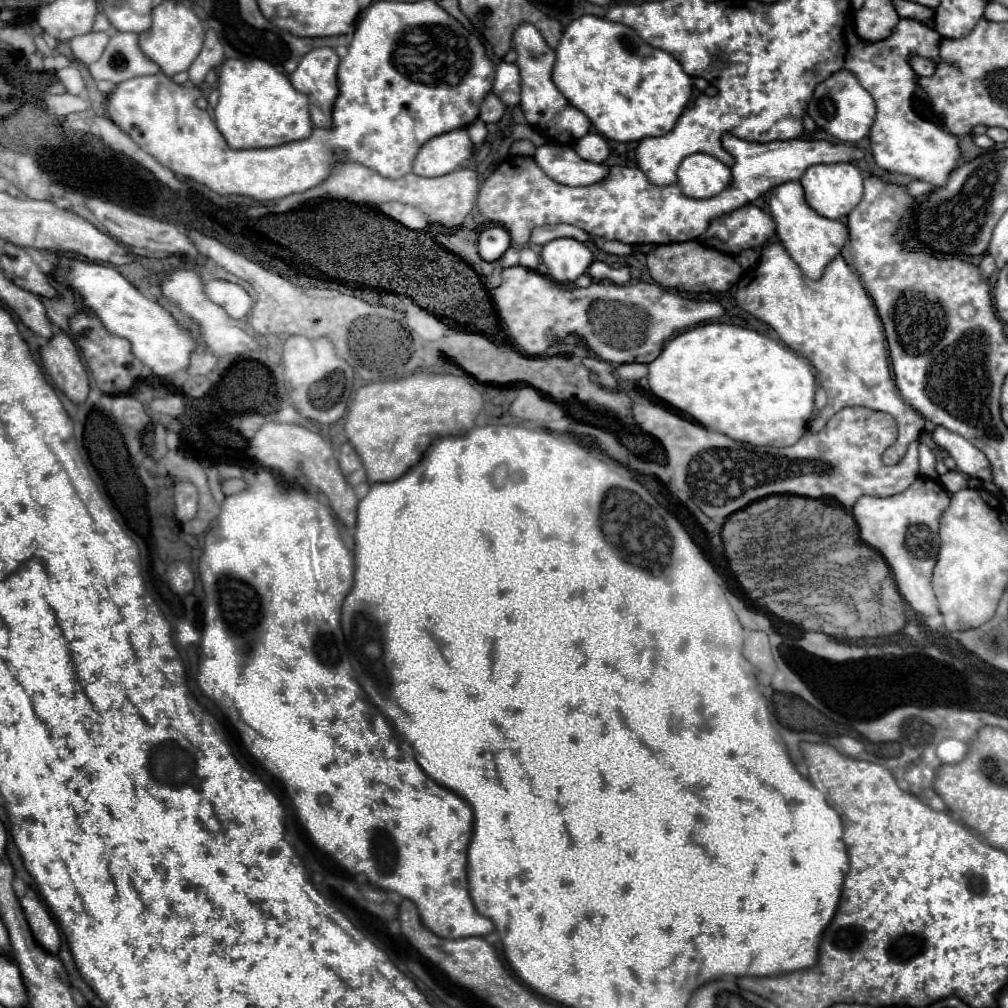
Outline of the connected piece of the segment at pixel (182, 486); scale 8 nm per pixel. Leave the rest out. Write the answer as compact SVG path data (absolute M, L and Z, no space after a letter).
M178 481L174 485L174 505L176 505L174 515L180 523L194 519L198 511L198 491L190 481Z

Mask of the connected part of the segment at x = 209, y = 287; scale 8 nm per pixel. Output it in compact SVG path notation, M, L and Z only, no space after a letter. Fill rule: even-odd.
M212 279L212 281L206 283L206 293L214 303L222 305L232 319L246 317L248 311L252 309L252 305L254 305L248 291L238 283Z

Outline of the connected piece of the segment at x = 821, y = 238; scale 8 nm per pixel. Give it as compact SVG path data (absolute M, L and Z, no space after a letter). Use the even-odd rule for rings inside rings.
M788 181L772 189L770 197L770 215L776 223L776 235L786 247L790 257L798 263L802 273L810 279L820 279L824 267L840 253L842 245L848 239L848 229L842 221L832 221L820 217L806 201L800 181Z

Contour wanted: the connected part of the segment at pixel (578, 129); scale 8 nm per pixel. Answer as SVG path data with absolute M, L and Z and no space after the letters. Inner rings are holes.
M522 23L514 31L512 47L518 53L516 65L520 69L522 77L522 111L526 121L536 127L540 135L544 135L548 141L560 143L560 145L574 145L580 137L584 137L590 131L590 121L588 117L578 111L574 105L568 103L568 99L558 91L558 87L552 81L552 69L554 69L554 59L556 53L548 47L548 43L542 39L538 29L530 23Z

